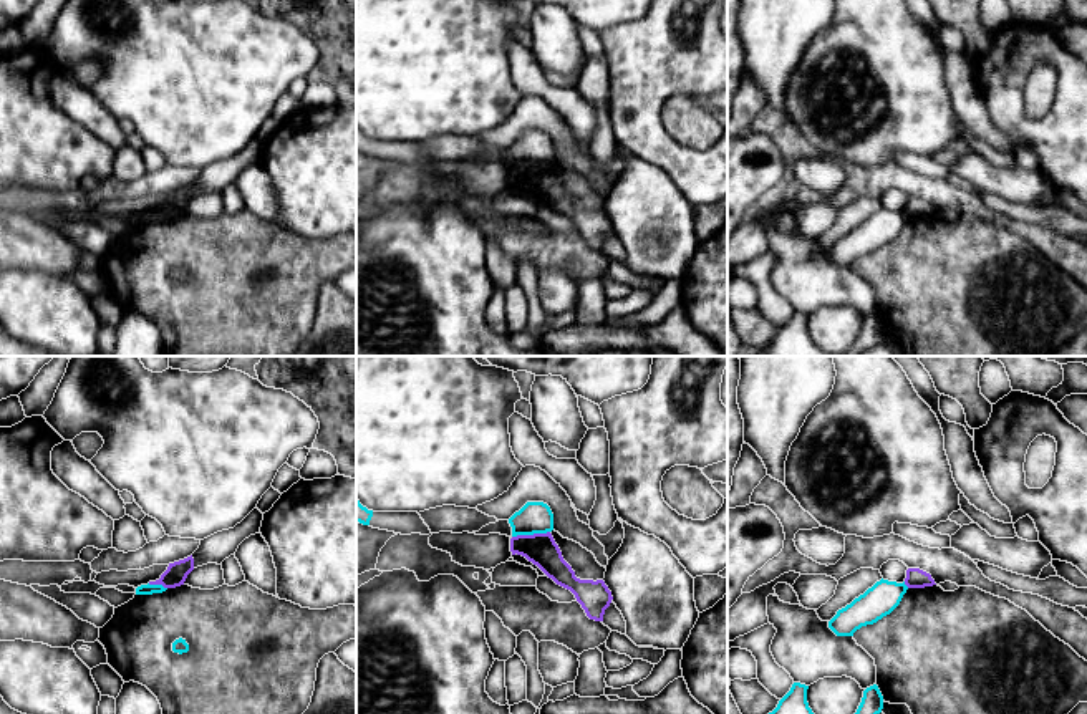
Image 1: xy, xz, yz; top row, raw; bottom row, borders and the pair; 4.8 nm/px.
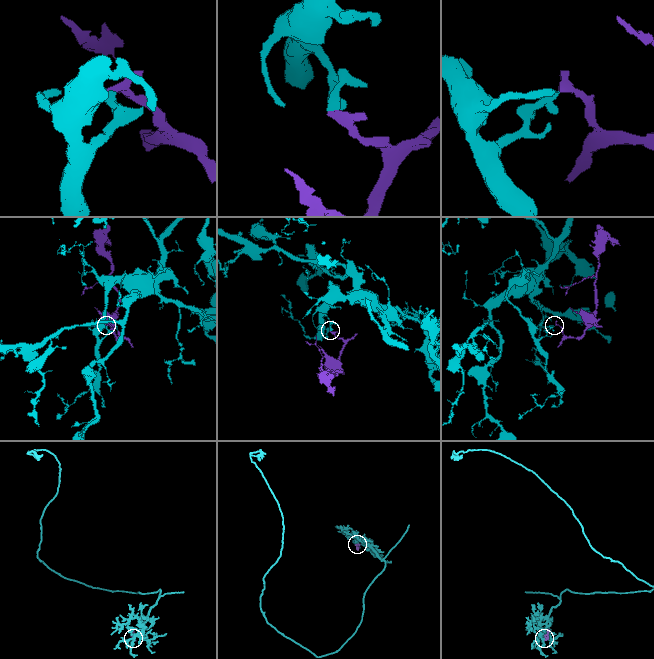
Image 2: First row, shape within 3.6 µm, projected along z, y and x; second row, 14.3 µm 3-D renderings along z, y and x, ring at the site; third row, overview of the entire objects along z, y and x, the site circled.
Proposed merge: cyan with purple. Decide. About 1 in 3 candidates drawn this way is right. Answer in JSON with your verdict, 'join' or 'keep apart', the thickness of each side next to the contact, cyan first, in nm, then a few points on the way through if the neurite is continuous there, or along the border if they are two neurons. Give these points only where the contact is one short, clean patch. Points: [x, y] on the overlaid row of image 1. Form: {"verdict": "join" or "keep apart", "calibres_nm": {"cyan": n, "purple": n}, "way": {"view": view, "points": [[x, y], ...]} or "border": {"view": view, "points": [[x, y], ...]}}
{"verdict": "keep apart", "calibres_nm": {"cyan": 160, "purple": 160}, "border": {"view": "xz", "points": [[549, 530], [512, 537]]}}

